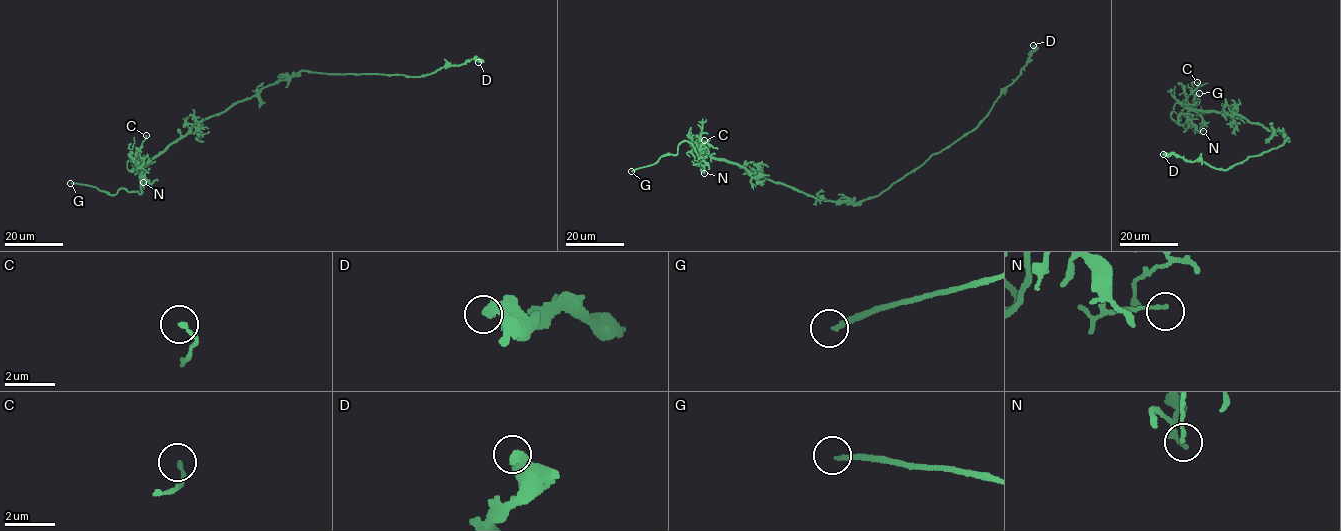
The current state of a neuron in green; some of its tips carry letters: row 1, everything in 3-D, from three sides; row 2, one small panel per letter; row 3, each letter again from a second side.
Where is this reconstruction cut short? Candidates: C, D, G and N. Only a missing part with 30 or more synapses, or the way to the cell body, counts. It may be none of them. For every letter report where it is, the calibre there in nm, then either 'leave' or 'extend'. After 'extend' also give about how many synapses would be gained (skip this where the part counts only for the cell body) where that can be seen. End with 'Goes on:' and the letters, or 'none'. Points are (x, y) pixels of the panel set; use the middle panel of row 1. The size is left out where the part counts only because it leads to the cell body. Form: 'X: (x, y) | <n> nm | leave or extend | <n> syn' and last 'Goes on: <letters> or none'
C: (704, 140) | 150 nm | leave
D: (1033, 45) | 320 nm | leave
G: (631, 171) | 170 nm | extend
N: (704, 173) | 140 nm | leave
Goes on: G

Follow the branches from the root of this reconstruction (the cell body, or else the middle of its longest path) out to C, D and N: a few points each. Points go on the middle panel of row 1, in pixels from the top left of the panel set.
C: (825, 200), (717, 159), (694, 142), (702, 144), (704, 140)
D: (825, 200), (856, 203), (877, 196), (932, 155), (975, 129), (1005, 88), (1020, 74), (1033, 45)
N: (825, 200), (761, 177), (741, 166), (717, 159), (702, 149), (706, 163), (704, 173)

